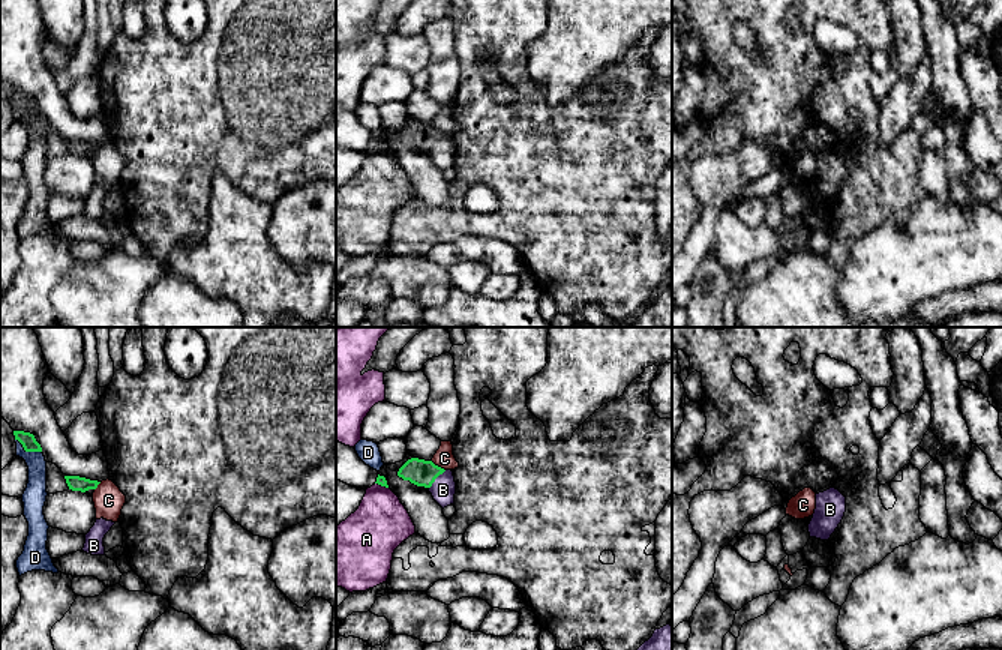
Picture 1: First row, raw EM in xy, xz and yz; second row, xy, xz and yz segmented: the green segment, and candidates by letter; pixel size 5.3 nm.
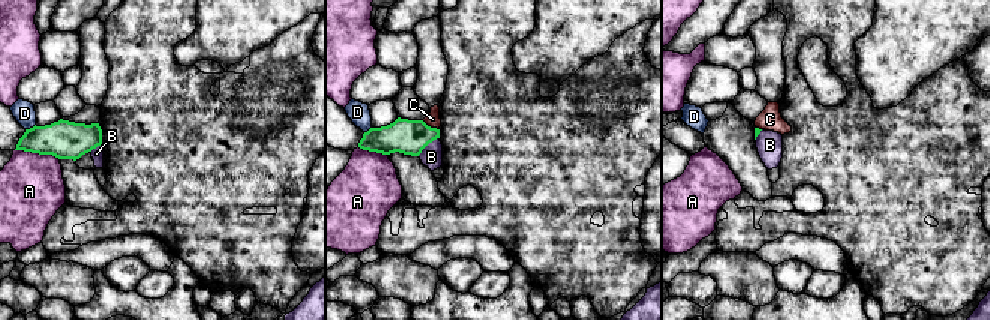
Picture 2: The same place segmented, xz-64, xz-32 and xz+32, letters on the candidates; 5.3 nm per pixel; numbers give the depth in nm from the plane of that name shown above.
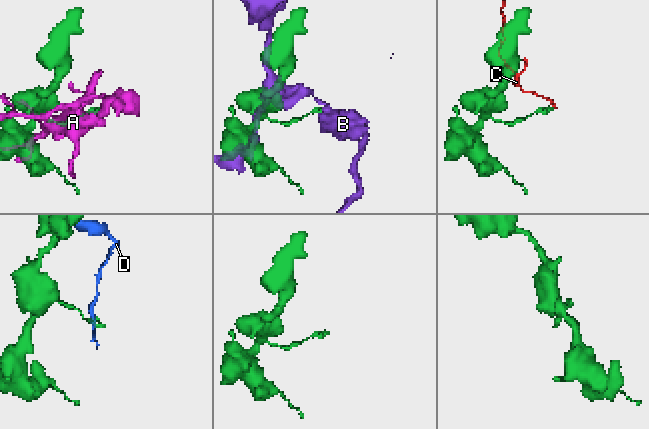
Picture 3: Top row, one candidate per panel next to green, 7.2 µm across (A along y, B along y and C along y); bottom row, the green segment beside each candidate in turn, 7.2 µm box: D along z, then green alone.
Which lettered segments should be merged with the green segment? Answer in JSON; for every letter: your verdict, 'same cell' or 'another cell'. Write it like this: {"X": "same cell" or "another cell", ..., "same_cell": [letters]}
{"A": "another cell", "B": "another cell", "C": "another cell", "D": "another cell", "same_cell": []}

